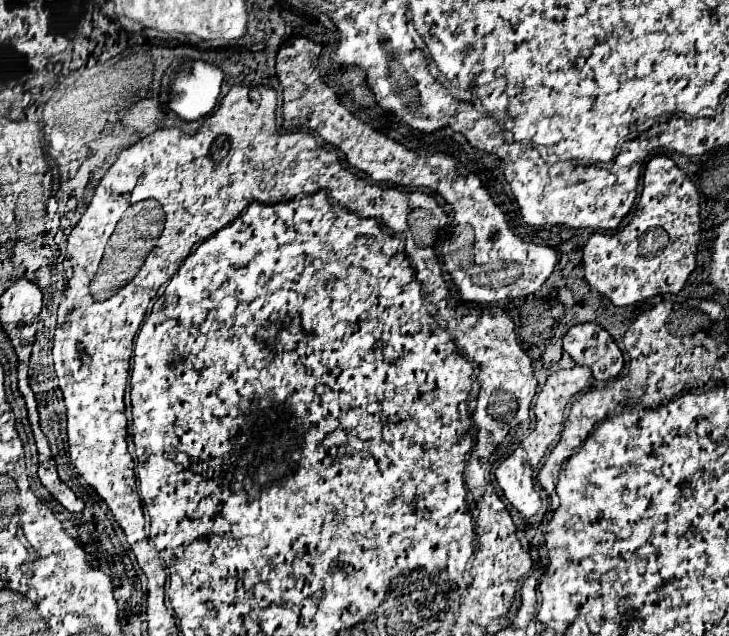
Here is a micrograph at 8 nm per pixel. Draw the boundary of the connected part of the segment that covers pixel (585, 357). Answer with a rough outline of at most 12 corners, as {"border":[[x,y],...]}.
{"border":[[578,323],[564,335],[564,351],[614,379],[624,357],[596,323]]}

